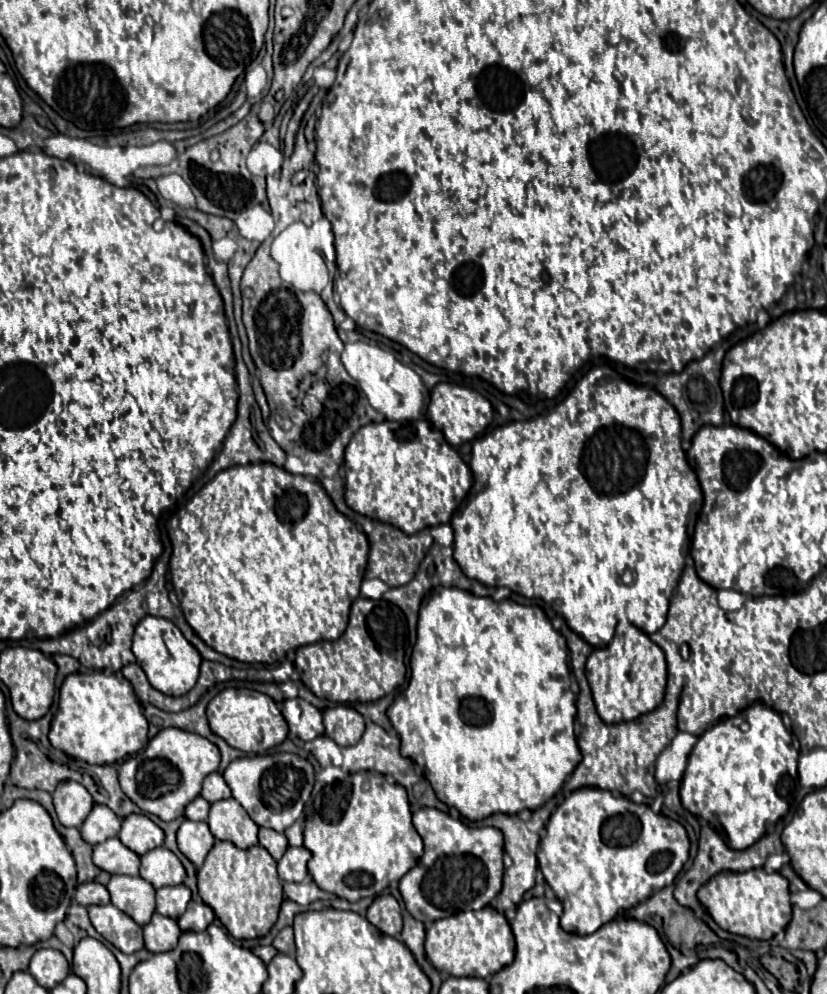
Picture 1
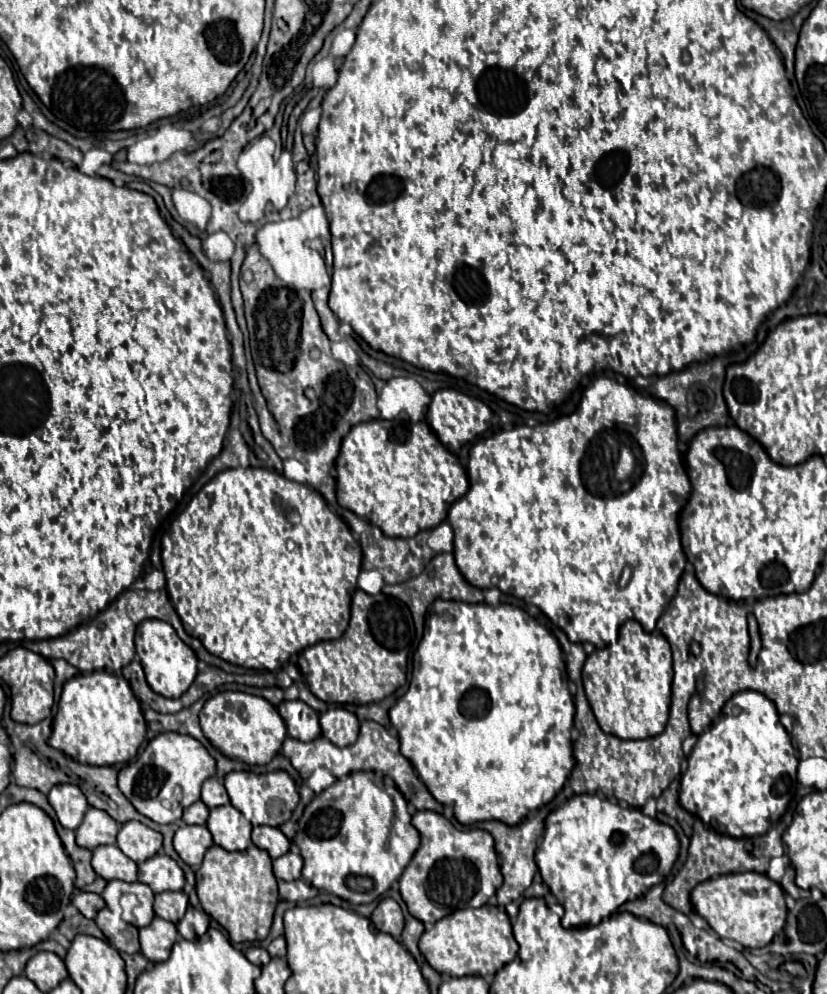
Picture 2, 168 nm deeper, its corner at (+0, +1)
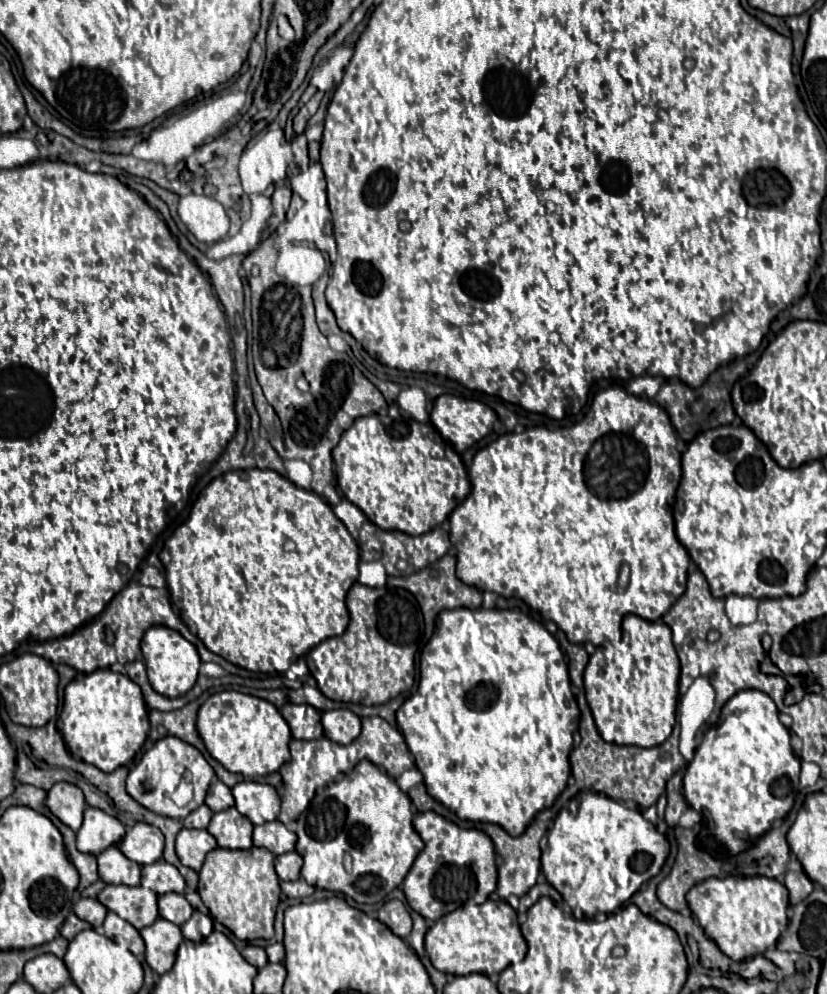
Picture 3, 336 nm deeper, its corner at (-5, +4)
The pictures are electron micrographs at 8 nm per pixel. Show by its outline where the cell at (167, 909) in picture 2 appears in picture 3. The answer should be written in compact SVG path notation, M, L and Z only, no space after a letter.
M163 894L159 896L159 916L181 926L185 920L189 920L193 908L191 904L185 900L183 894Z

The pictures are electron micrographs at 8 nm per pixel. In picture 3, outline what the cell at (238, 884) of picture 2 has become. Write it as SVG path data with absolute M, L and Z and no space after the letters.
M215 848L207 854L199 870L199 896L211 916L227 926L239 940L269 940L273 936L273 918L279 904L279 878L273 866L275 856L267 848L223 850Z

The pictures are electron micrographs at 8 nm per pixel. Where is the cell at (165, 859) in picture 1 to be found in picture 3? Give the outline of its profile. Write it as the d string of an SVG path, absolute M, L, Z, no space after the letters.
M157 860L149 866L143 866L141 886L153 890L157 896L169 894L169 892L181 894L185 890L185 880L173 864L165 862L165 860Z

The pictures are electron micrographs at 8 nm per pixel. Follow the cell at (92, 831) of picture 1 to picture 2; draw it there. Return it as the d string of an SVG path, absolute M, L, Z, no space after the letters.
M90 807L86 811L84 821L76 829L76 843L86 849L96 849L98 845L116 843L120 823L114 821L106 811Z

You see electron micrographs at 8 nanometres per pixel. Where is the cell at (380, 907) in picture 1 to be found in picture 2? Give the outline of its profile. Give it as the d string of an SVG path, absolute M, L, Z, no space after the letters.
M382 899L378 907L372 911L370 921L376 925L378 931L392 935L396 941L400 941L400 933L404 929L404 915L400 905L394 899Z

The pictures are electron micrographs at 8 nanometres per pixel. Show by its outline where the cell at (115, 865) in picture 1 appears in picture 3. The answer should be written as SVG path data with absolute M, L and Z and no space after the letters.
M111 846L103 850L97 856L99 864L99 878L105 884L125 884L125 886L137 886L141 878L141 866L137 862L131 862L119 846Z

